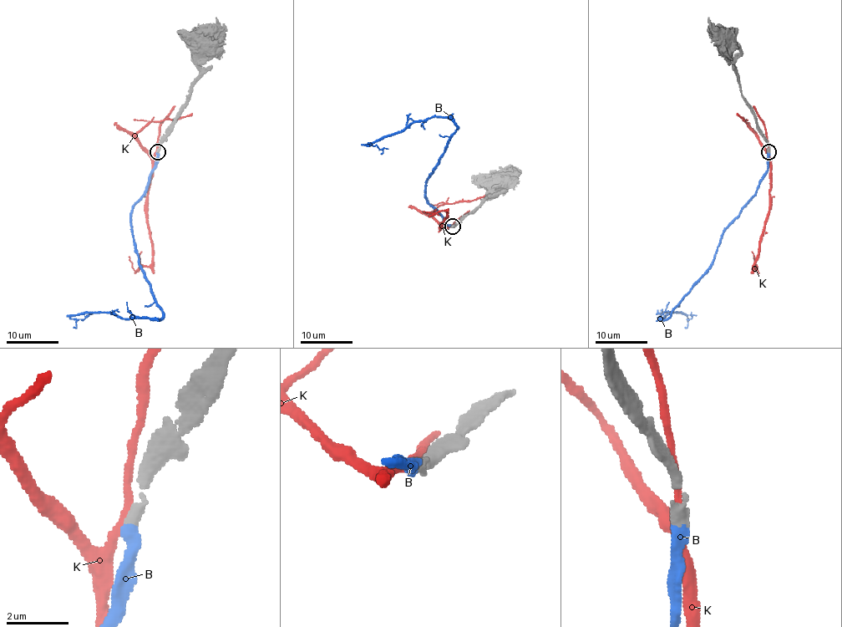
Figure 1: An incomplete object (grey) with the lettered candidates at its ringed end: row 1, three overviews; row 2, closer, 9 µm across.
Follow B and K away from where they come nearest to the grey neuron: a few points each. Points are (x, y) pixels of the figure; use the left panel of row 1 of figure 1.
B: (157, 152), (144, 196), (134, 206), (131, 232), (163, 316), (121, 318), (84, 312), (69, 318), (93, 312)
K: (156, 150), (154, 175), (148, 191), (147, 216), (152, 242), (152, 262), (135, 270), (129, 256)

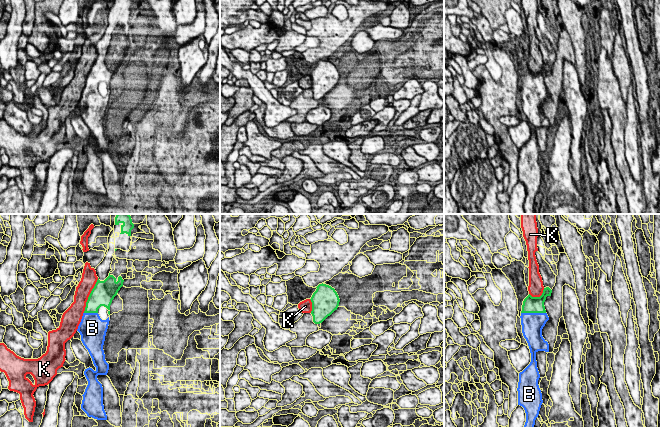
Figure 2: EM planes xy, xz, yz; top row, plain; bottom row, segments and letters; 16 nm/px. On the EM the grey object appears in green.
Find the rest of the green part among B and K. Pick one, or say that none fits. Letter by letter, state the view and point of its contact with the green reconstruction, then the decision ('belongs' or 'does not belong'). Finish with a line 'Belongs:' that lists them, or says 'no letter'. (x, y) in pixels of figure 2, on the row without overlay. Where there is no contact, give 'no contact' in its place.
B: yz (533, 88) | belongs
K: xy (89, 71) | does not belong
Belongs: B

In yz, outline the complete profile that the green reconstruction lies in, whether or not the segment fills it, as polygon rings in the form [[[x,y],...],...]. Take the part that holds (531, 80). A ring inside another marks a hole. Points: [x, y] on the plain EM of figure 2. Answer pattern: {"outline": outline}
{"outline": [[[546,63],[540,73],[532,73],[529,70],[523,77],[520,92],[522,109],[531,129],[530,140],[519,149],[517,164],[518,181],[522,182],[526,189],[525,214],[535,214],[535,196],[543,179],[542,169],[538,161],[540,150],[537,144],[536,129],[538,127],[549,128],[549,120],[542,112],[542,105],[549,96],[544,78],[547,72],[551,72],[551,69],[552,66]]]}

